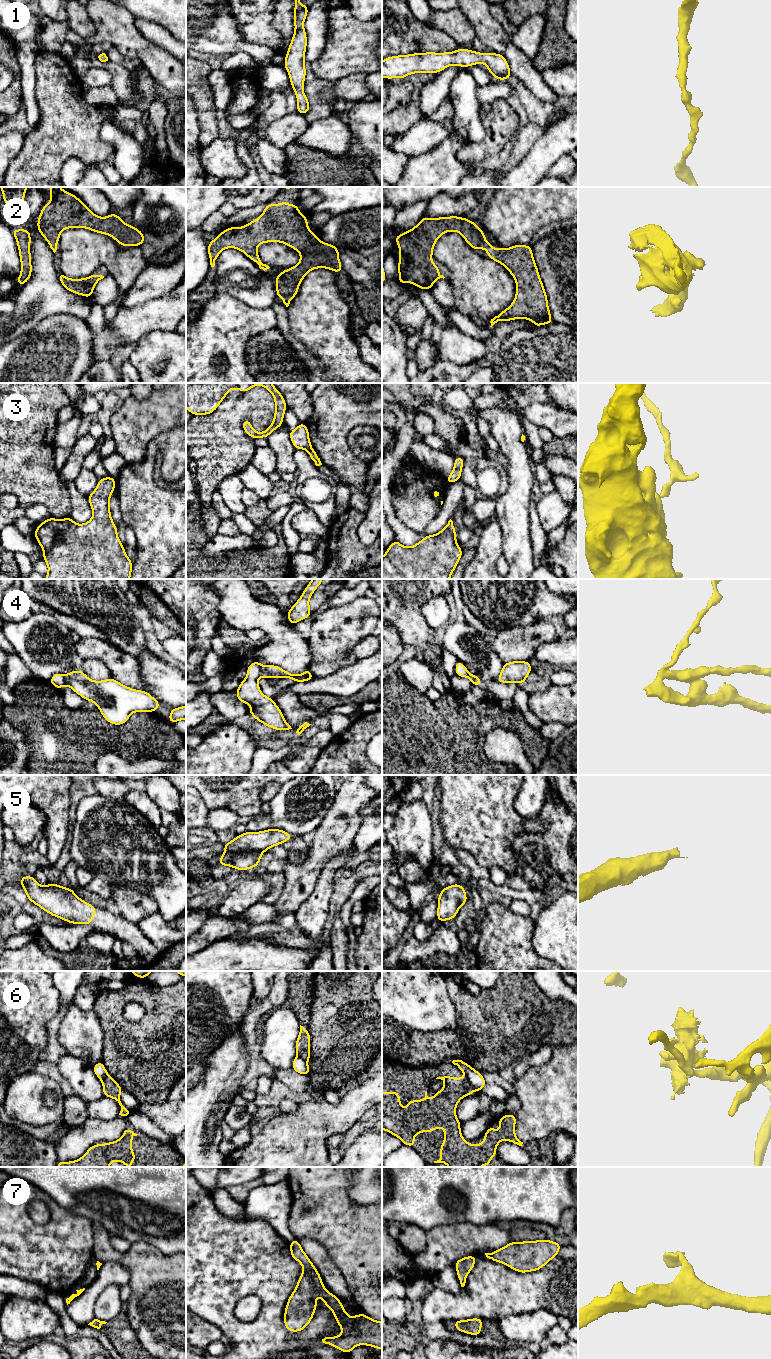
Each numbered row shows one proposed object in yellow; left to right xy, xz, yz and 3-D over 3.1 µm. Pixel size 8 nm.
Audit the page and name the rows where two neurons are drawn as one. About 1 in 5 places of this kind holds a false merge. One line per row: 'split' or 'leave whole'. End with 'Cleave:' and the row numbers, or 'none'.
1: leave whole
2: leave whole
3: split
4: split
5: leave whole
6: split
7: leave whole
Cleave: 3, 4, 6

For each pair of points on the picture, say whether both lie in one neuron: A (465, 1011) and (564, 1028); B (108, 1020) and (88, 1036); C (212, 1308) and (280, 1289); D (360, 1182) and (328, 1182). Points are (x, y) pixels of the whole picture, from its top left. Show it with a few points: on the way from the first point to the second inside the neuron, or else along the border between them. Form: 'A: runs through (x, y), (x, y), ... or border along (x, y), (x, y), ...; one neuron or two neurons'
A: runs through (490, 1017), (500, 1020), (539, 1020); one neuron
B: border along (92, 1009), (98, 1018), (103, 1032), (103, 1049); two neurons
C: runs through (229, 1291), (233, 1287), (263, 1287); one neuron
D: border along (350, 1177), (348, 1195), (357, 1205); two neurons

